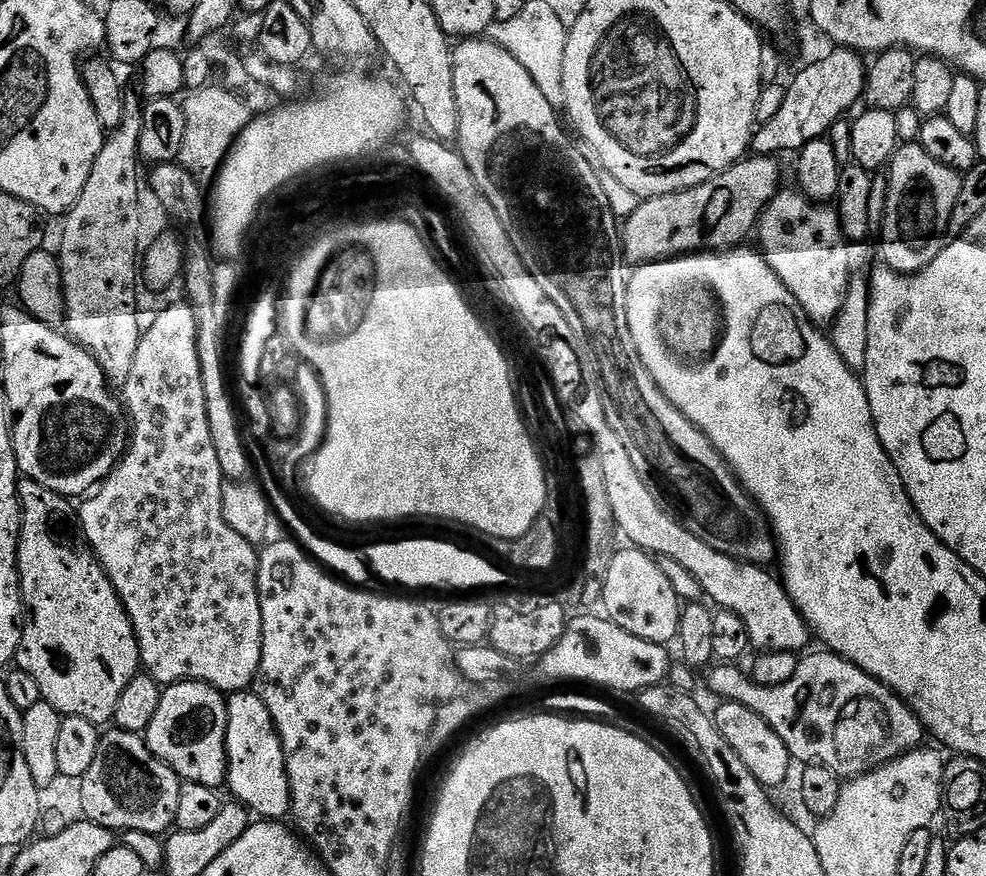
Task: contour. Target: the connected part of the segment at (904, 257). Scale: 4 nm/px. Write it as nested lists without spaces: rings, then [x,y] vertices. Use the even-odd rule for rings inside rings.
[[[918,142],[901,143],[886,172],[888,201],[884,227],[879,233],[883,263],[896,272],[921,272],[944,249],[950,214],[958,202],[961,173],[934,162]]]

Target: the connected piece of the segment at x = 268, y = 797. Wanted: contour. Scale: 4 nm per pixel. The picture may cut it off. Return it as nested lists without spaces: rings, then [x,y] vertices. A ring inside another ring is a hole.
[[[255,691],[233,692],[227,697],[227,702],[226,758],[228,759],[228,779],[226,788],[232,791],[231,799],[243,804],[253,817],[263,818],[268,822],[283,821],[291,813],[292,795],[286,772],[286,758],[282,750],[280,735],[274,726],[274,718],[270,718],[270,710],[266,710],[266,702],[262,702],[262,698],[256,695]]]

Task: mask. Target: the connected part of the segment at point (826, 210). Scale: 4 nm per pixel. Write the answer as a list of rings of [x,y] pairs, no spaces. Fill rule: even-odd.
[[[781,190],[764,208],[758,221],[759,232],[758,251],[770,270],[794,294],[798,306],[802,306],[813,324],[831,325],[848,293],[848,267],[852,264],[850,242],[844,236],[839,212],[835,207],[808,200],[799,190]]]

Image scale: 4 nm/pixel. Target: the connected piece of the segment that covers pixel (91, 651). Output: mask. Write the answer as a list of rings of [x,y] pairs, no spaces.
[[[27,478],[17,483],[16,495],[20,498],[21,511],[16,565],[20,571],[20,595],[24,598],[27,616],[15,663],[38,681],[42,700],[54,706],[61,717],[77,716],[86,718],[91,724],[104,726],[112,720],[122,690],[126,690],[141,671],[136,631],[99,558],[92,552],[80,554],[72,548],[64,548],[70,546],[68,542],[72,542],[72,536],[76,538],[82,531],[73,501]]]

